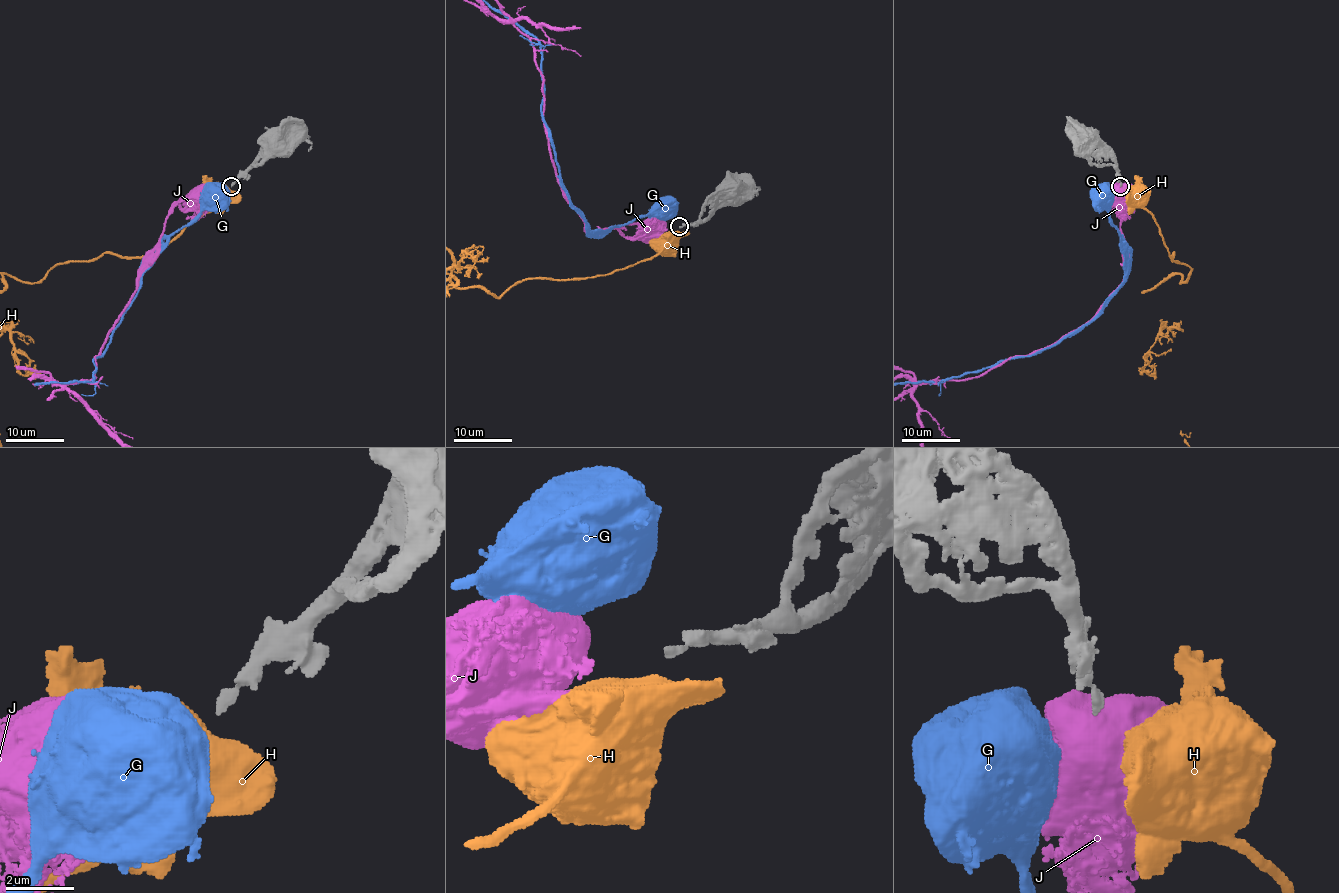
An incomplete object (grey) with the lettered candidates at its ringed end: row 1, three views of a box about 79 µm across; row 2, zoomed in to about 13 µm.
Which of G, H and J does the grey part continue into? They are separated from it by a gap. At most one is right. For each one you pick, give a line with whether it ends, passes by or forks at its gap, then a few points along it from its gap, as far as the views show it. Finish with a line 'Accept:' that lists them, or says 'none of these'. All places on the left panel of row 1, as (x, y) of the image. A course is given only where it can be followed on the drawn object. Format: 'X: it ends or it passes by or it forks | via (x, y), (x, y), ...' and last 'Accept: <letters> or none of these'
Accept: none of these

